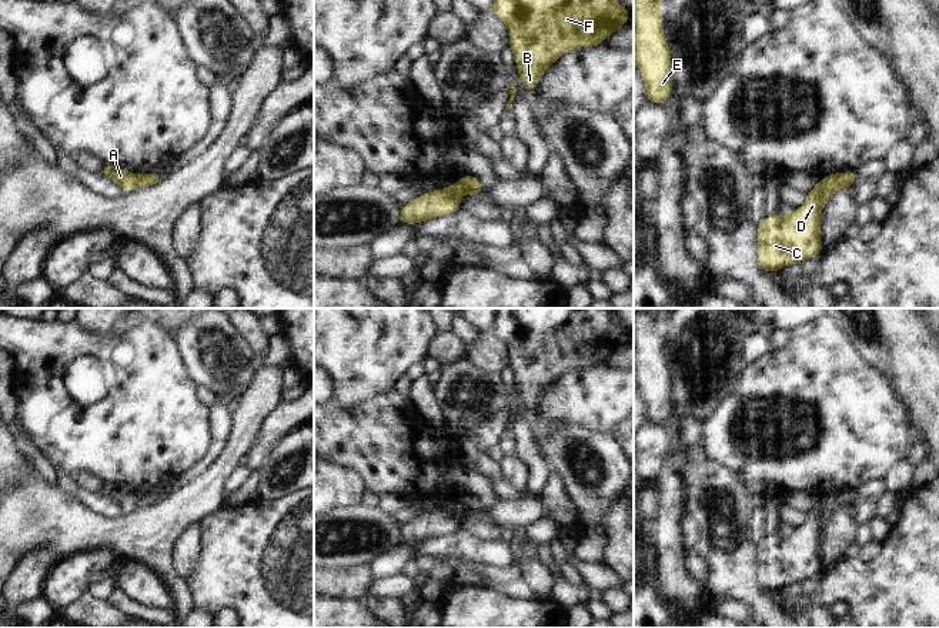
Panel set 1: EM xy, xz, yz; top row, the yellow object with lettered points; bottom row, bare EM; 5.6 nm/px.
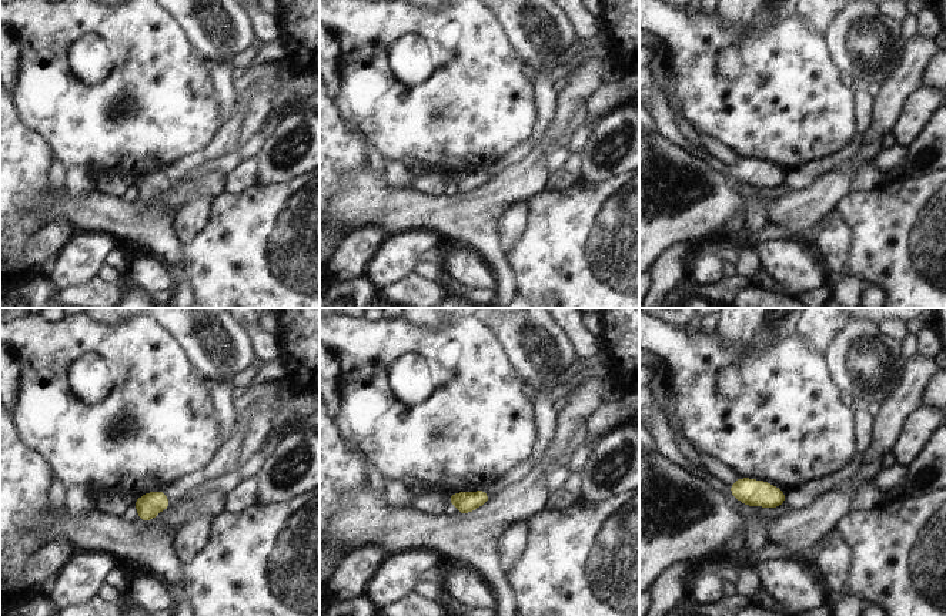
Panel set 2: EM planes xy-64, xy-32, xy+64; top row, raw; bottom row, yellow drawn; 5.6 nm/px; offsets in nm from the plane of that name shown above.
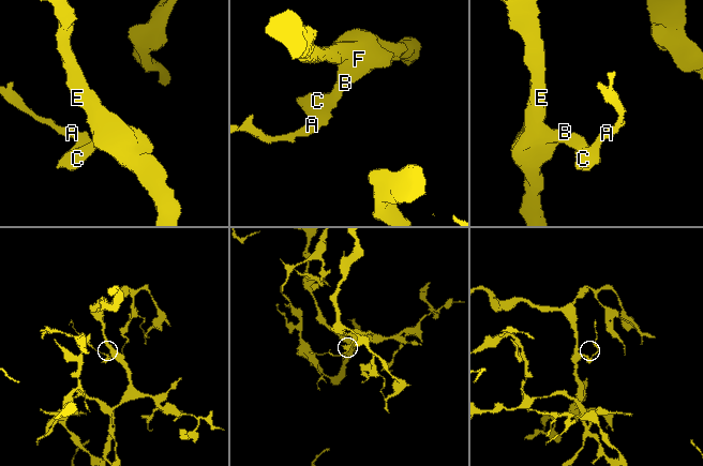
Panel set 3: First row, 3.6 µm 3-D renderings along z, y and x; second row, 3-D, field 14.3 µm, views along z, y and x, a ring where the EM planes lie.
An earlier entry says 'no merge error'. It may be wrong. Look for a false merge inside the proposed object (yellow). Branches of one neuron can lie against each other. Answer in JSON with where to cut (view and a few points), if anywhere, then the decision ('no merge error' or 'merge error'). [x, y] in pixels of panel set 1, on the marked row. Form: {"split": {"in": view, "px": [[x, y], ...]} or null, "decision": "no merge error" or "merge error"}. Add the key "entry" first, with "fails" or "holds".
{"entry": "fails", "split": {"in": "xy", "px": [[137, 174], [133, 189]]}, "decision": "merge error"}

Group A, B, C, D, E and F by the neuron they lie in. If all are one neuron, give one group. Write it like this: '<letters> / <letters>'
A / B C D E F

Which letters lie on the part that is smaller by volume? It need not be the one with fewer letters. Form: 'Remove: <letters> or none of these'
Remove: A

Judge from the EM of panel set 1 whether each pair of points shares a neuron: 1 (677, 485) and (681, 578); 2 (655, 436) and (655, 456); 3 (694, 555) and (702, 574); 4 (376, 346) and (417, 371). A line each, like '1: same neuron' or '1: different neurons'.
1: same neuron
2: same neuron
3: same neuron
4: different neurons

